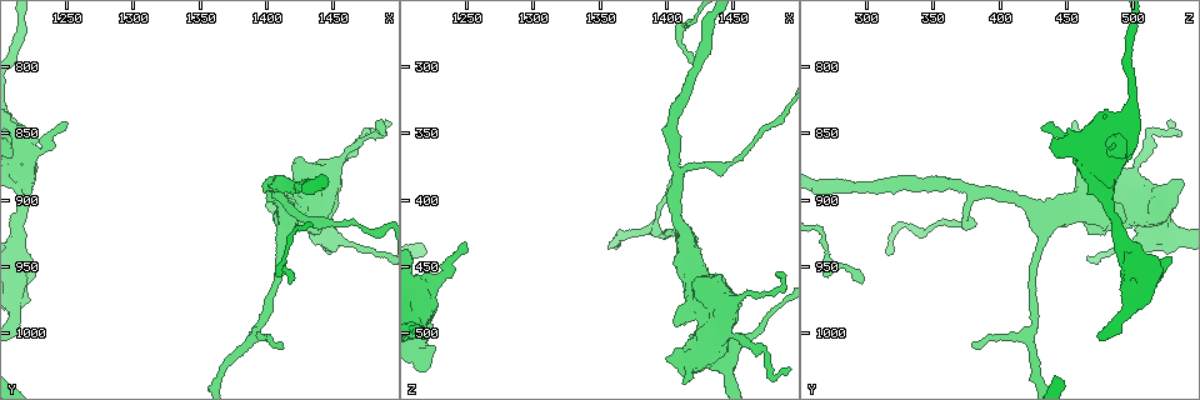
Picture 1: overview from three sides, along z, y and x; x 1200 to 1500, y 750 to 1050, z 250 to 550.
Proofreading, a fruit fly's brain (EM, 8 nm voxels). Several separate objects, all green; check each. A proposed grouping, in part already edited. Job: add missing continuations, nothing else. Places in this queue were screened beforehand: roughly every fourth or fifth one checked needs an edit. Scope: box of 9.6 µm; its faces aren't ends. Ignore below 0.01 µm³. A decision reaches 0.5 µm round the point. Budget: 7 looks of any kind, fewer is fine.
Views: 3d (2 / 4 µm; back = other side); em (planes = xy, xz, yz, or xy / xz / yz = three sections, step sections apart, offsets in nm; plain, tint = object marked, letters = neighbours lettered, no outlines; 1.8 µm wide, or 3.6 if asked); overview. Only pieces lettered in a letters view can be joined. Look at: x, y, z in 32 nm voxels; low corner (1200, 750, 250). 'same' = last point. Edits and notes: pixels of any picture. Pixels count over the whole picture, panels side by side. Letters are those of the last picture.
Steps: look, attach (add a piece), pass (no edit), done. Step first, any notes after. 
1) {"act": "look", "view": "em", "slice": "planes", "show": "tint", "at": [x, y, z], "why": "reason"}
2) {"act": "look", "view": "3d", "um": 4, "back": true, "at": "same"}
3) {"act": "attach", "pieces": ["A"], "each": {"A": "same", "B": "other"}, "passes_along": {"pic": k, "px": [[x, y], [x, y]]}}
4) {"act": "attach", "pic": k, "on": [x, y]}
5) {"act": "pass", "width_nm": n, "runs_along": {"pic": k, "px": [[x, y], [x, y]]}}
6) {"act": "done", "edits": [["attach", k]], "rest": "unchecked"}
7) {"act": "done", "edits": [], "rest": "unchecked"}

{"act": "look", "view": "3d", "um": 2, "at": [1410, 1012, 380], "why": "branch stops here"}

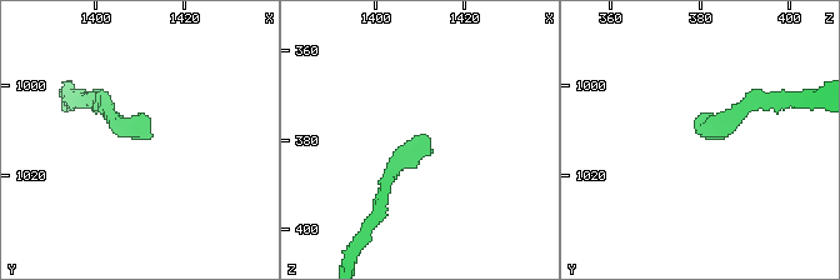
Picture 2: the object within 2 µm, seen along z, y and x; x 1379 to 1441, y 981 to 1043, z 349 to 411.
{"act": "look", "view": "em", "slice": "xz", "step": 16, "show": "tint", "at": [1413, 1011, 381]}

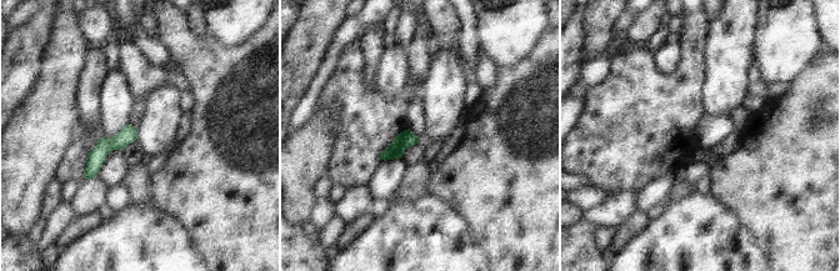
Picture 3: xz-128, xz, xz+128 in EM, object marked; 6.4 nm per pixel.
{"act": "look", "view": "em", "slice": "planes", "show": "letters", "at": "same", "why": "another direction"}

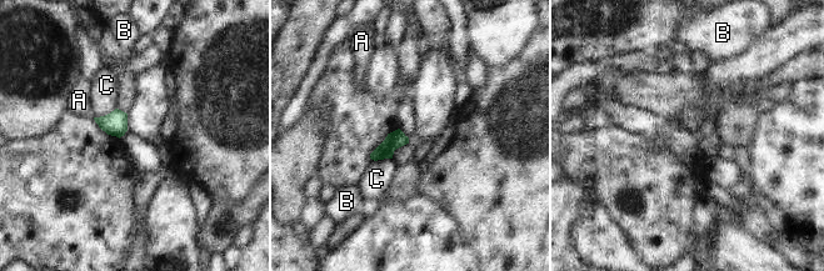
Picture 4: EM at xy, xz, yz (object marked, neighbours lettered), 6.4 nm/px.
{"act": "pass", "each": {"A": "other", "B": "other", "C": "other"}, "border": {"pic": 4, "px": [[116, 108], [94, 118]]}, "found": "no lettered piece goes on from it"}

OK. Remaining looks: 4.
{"act": "look", "view": "3d", "um": 4, "at": [1418, 964, 294], "why": "tapers out"}

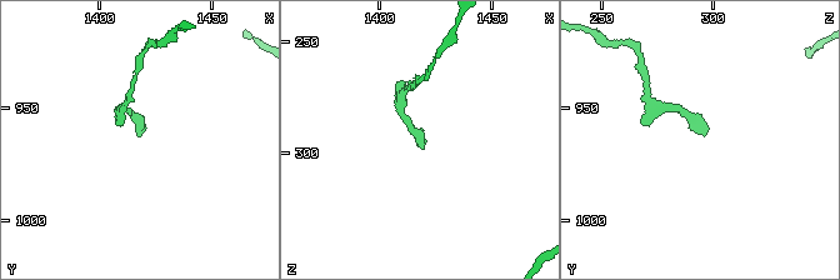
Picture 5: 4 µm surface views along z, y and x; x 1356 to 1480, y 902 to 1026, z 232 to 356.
{"act": "look", "view": "em", "slice": "xy", "step": 16, "show": "tint", "at": [1417, 962, 295], "why": "shape alone is not enough"}

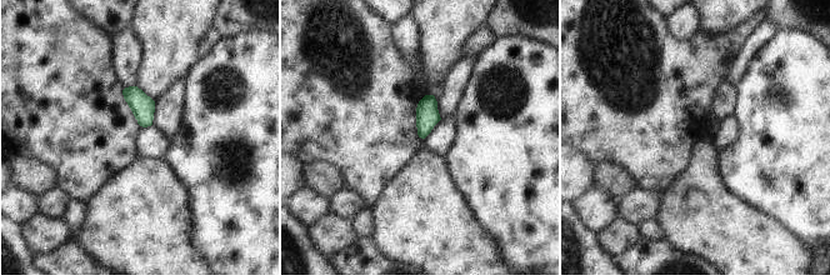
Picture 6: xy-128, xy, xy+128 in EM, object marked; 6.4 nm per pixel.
{"act": "look", "view": "em", "slice": "planes", "show": "letters", "at": "same"}

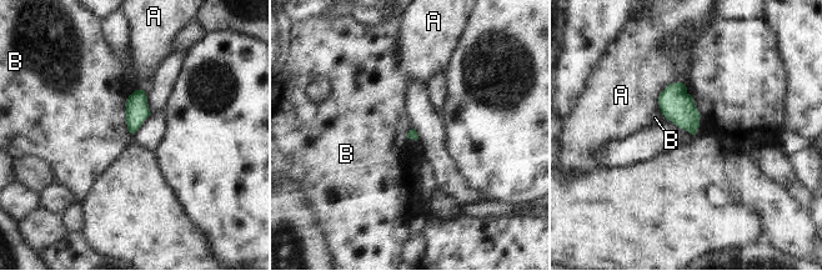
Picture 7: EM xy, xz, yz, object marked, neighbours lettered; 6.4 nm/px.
{"act": "pass", "each": {"A": "other", "B": "other"}, "found": "none of them fits"}

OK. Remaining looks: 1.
{"act": "look", "view": "em", "slice": "xz", "step": 4, "show": "letters", "at": [1250, 846, 432], "why": "branch stops here"}

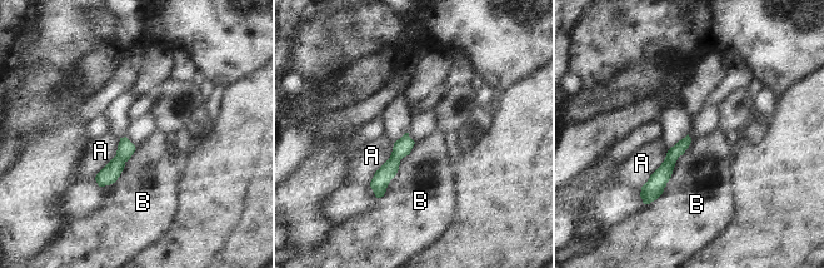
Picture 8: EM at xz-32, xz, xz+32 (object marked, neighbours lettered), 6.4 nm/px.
{"act": "pass", "each": {"A": "other", "B": "other"}, "found": "none of them fits"}

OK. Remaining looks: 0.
{"act": "done", "edits": [], "rest": "unchecked"}

